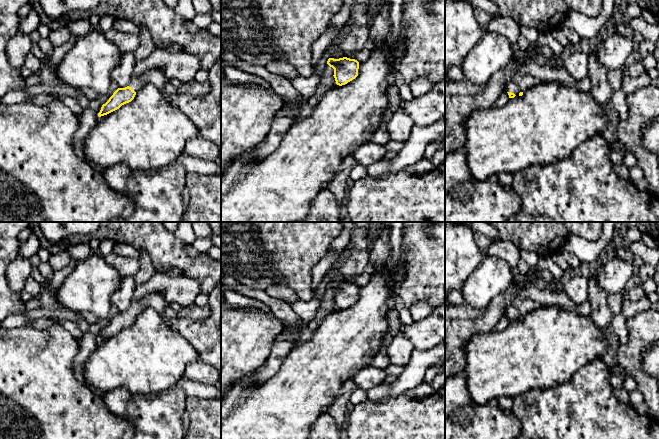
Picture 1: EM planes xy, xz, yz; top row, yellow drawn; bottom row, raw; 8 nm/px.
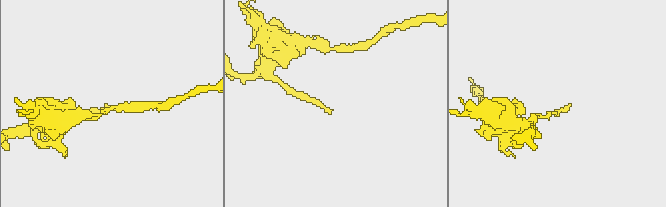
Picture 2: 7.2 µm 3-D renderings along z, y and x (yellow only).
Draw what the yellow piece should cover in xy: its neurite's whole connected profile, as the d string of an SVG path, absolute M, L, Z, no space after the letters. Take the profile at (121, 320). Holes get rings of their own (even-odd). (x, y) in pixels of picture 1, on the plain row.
M151 293L139 299L134 298L127 311L118 312L109 324L102 329L98 340L107 339L119 333L122 329L131 326L136 316L146 308L152 308L158 313L162 313L169 304L163 295L158 293Z

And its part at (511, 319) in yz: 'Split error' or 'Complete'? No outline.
Split error

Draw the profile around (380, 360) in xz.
M383 328L383 333L384 338L382 340L382 345L379 351L374 355L371 365L384 370L391 364L387 356L387 346L392 342L393 336L388 333L386 328Z

